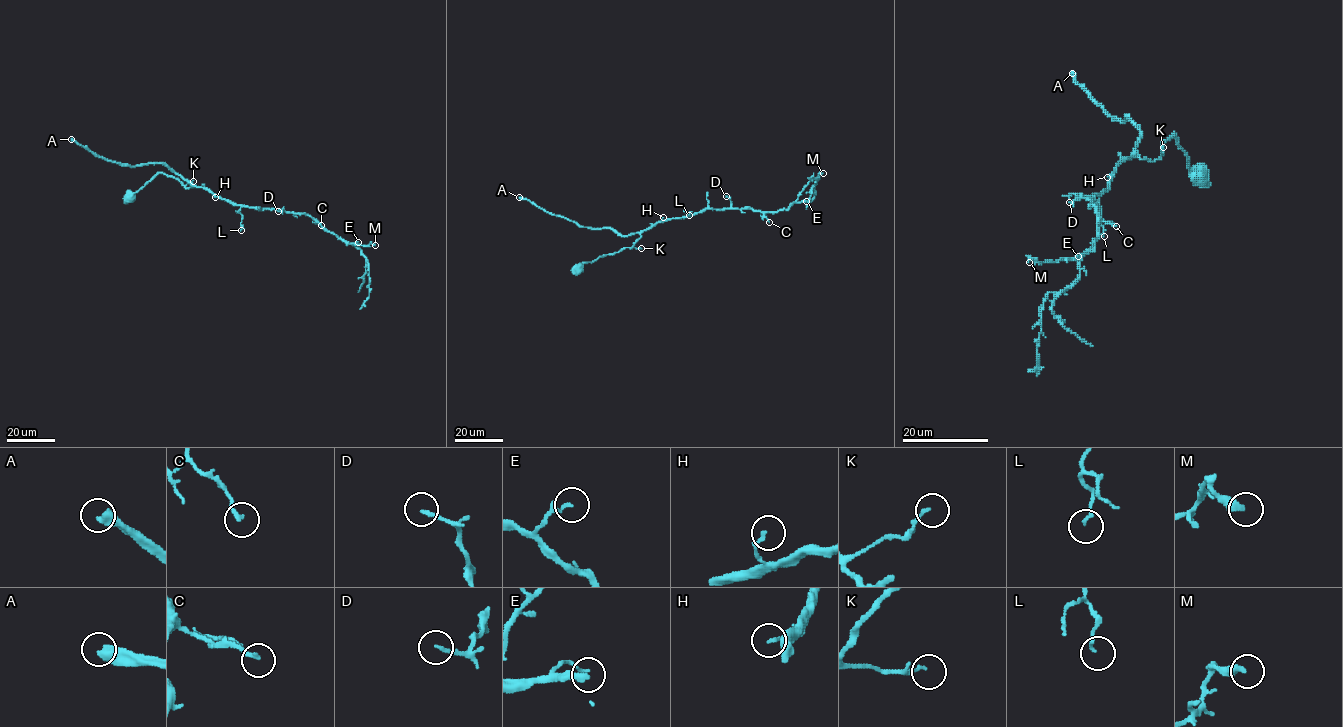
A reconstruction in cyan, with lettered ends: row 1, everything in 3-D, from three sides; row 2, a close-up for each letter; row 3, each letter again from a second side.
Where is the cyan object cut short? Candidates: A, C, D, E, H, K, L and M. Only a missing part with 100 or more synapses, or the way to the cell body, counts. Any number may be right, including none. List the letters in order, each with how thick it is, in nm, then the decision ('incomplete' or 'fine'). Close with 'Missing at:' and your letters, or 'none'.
A: calibre 480 nm; incomplete
C: calibre 170 nm; fine
D: calibre 160 nm; fine
E: calibre 120 nm; fine
H: calibre 130 nm; fine
K: calibre 110 nm; fine
L: calibre 130 nm; fine
M: calibre 380 nm; fine
Missing at: A

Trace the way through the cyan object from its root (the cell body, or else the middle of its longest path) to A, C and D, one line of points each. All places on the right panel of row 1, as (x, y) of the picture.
A: (1199, 176), (1173, 133), (1160, 158), (1142, 160), (1136, 125), (1127, 116), (1114, 120), (1072, 73)
C: (1199, 176), (1173, 133), (1160, 158), (1124, 159), (1108, 188), (1091, 199), (1095, 213), (1116, 226)
D: (1199, 176), (1188, 167), (1173, 133), (1162, 145), (1160, 158), (1126, 158), (1104, 192), (1069, 202)

